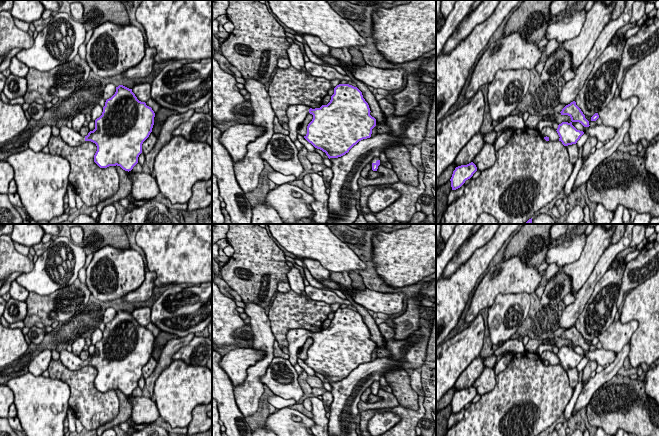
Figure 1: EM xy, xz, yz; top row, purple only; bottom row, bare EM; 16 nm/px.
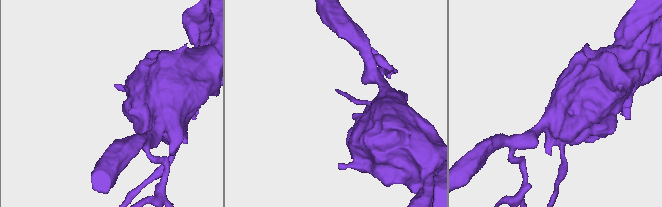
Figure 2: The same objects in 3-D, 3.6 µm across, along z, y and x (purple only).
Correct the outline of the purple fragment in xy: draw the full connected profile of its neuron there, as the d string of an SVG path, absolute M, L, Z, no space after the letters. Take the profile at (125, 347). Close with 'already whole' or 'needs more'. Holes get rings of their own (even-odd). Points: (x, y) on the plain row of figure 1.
M123 309L116 311L115 318L106 324L102 339L95 344L95 353L83 361L78 355L67 350L60 351L60 360L69 370L79 370L85 365L96 368L97 375L94 386L100 392L120 390L125 395L131 395L138 387L142 377L142 368L149 361L154 349L155 337L145 326L137 323L132 313Z; needs more

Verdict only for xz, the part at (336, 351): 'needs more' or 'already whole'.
needs more

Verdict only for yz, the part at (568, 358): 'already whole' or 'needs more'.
already whole

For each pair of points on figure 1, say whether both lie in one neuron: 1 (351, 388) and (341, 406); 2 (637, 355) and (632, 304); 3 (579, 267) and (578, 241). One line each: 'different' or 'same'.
1: same
2: same
3: different

